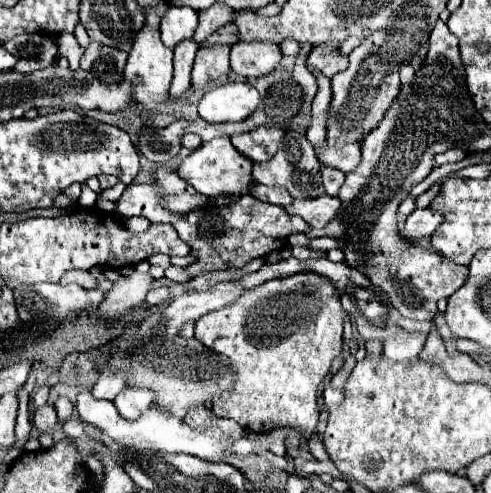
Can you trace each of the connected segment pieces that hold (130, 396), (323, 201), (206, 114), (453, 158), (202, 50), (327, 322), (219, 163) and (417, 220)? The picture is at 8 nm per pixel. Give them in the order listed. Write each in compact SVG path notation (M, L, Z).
M129 387L115 397L115 407L123 419L137 419L147 407L153 407L153 391Z
M323 195L323 197L317 197L317 199L295 199L293 205L287 207L287 211L291 215L303 217L311 227L321 229L329 221L333 221L333 217L337 215L339 207L341 207L339 197Z
M229 81L201 97L199 115L209 123L243 121L255 111L259 99L259 91L249 81Z
M449 149L449 151L445 151L445 153L439 153L439 157L435 159L435 167L439 167L439 165L443 165L443 163L457 163L457 161L461 161L461 159L465 159L465 151L461 151L461 149Z
M215 45L215 47L199 47L195 65L191 71L191 87L201 89L211 81L221 79L231 71L229 67L229 47Z
M301 273L267 281L245 291L237 303L203 315L195 323L195 339L209 349L227 355L237 373L235 387L213 401L215 415L229 417L255 433L269 433L275 427L287 425L299 427L307 437L311 437L319 421L317 387L329 373L333 359L341 353L345 319L347 313L341 307L337 289L333 289L333 283L327 277L319 277L317 273Z
M215 137L203 143L201 147L197 147L189 157L185 157L177 171L189 185L193 185L205 197L231 197L231 195L239 197L239 195L247 195L249 189L255 185L251 169L253 169L253 161L237 153L229 137Z
M425 207L425 209L415 209L407 221L405 227L401 229L401 237L407 243L417 243L421 237L429 237L439 225L443 223L443 215Z

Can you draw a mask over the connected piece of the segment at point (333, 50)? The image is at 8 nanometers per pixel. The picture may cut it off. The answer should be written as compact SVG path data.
M317 47L309 55L309 63L317 67L325 77L333 77L335 73L343 71L349 63L347 57L339 55L339 47Z

